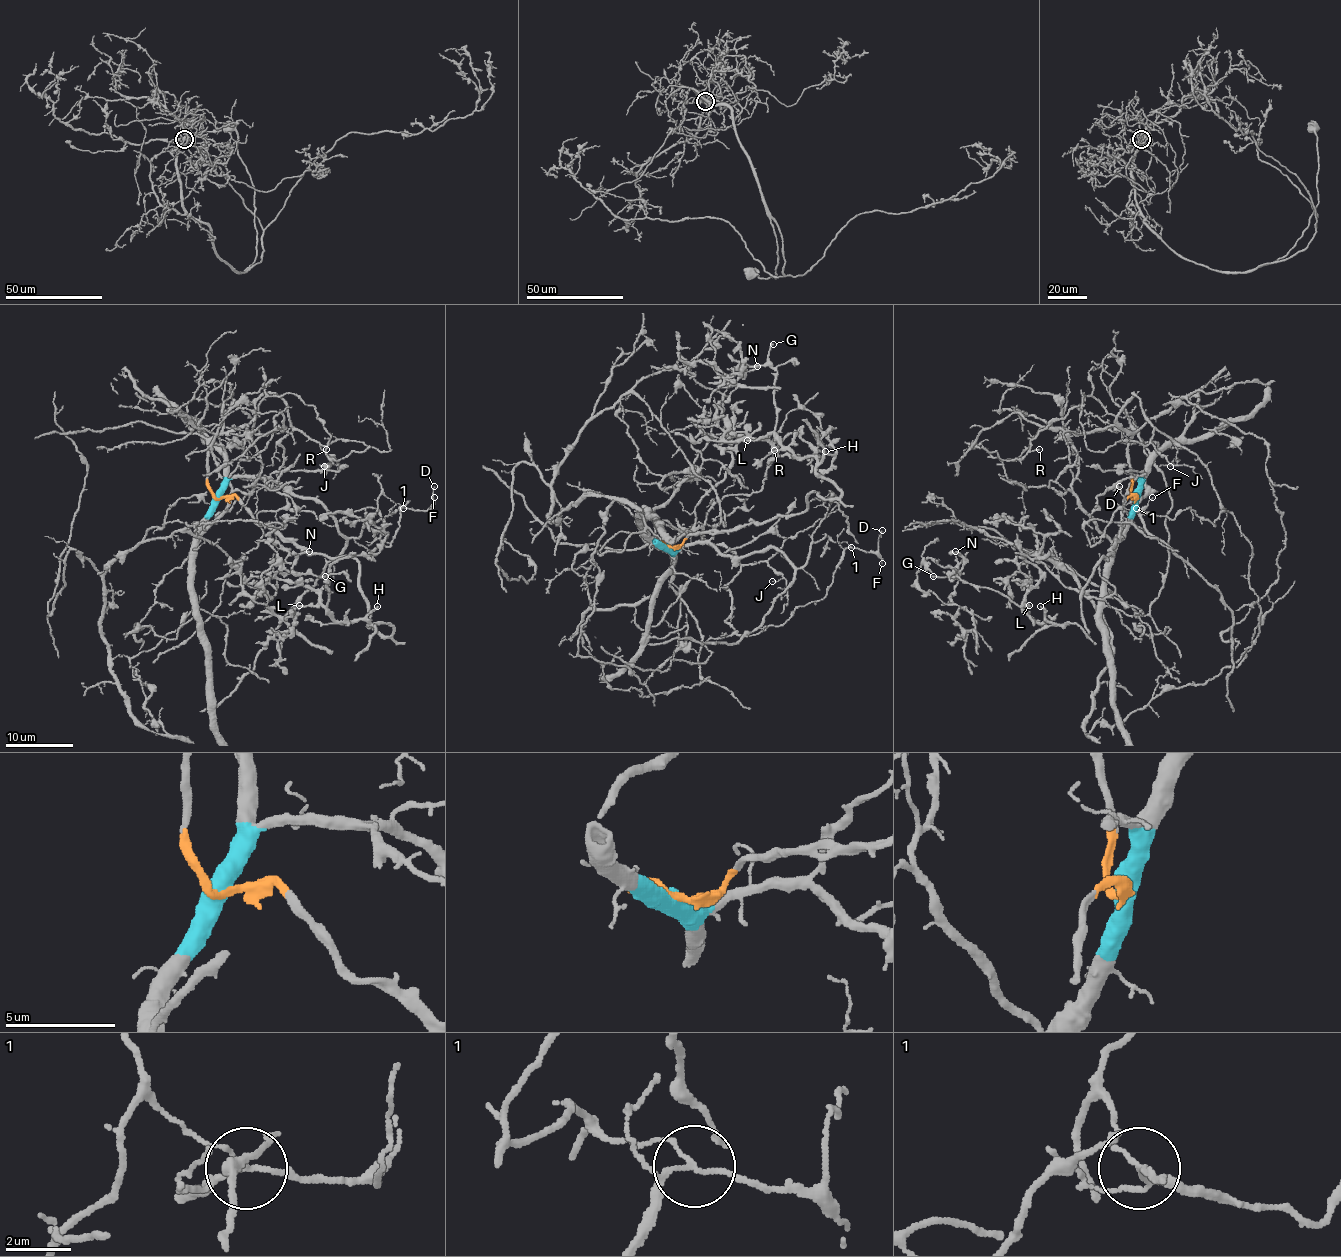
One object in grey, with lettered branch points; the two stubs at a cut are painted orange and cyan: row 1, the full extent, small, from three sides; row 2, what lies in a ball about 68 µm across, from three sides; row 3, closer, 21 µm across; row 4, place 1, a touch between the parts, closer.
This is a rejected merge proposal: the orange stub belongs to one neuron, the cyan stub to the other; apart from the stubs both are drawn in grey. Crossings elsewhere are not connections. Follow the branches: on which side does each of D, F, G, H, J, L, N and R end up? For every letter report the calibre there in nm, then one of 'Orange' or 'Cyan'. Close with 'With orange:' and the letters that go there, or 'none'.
D: Thickness 120 nm. Orange
F: Thickness 90 nm. Orange
G: Thickness 200 nm. Orange
H: Thickness 220 nm. Orange
J: Thickness 90 nm. Orange
L: Thickness 220 nm. Orange
N: Thickness 200 nm. Orange
R: Thickness 150 nm. Orange
With orange: D, F, G, H, J, L, N, R

